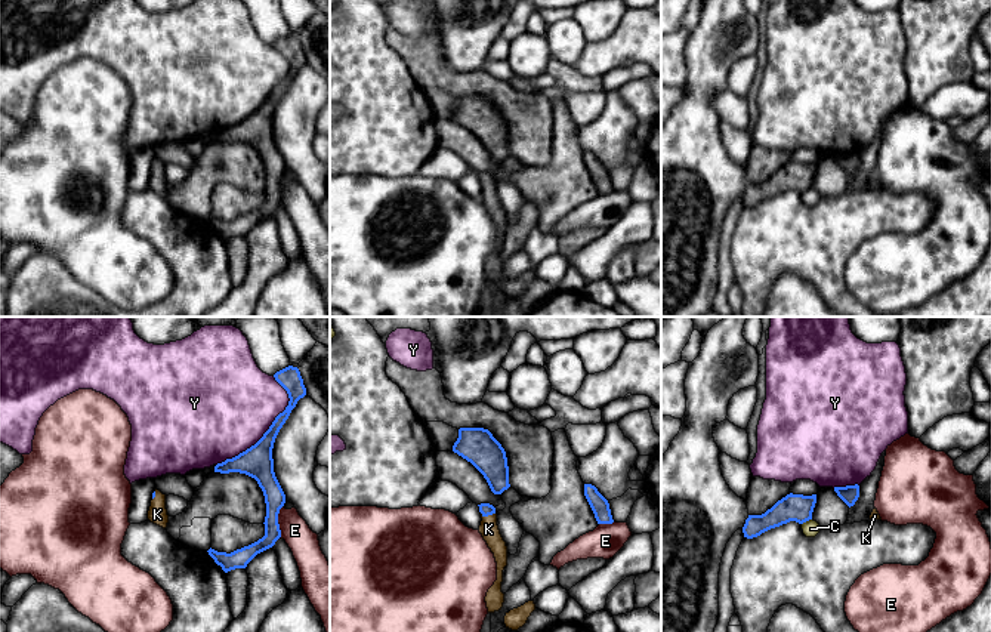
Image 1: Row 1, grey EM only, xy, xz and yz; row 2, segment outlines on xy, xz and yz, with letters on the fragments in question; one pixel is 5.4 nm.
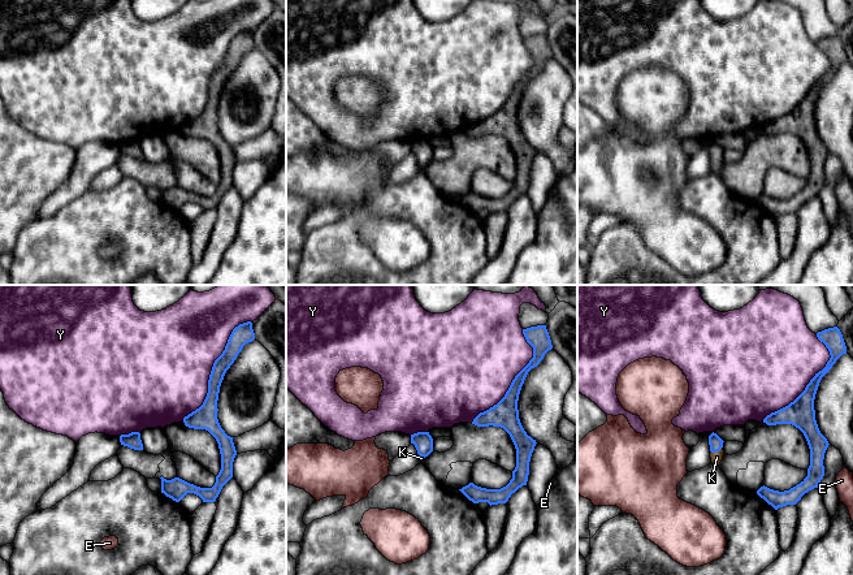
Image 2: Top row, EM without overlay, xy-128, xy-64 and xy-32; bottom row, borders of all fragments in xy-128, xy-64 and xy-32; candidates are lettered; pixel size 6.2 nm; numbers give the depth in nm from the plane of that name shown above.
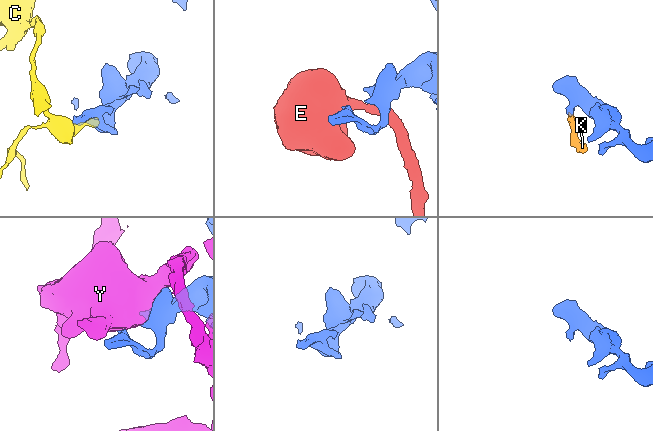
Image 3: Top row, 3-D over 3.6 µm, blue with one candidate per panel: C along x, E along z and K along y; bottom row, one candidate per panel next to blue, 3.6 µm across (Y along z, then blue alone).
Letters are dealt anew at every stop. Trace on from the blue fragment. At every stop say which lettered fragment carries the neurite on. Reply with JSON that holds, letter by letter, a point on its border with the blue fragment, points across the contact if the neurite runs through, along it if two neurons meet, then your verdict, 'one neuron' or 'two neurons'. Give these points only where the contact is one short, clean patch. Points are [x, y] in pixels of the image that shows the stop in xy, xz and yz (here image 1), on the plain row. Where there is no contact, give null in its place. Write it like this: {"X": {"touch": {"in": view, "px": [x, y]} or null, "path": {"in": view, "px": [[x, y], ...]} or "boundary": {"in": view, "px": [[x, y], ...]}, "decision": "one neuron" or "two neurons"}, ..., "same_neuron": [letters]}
{"C": {"touch": {"in": "yz", "px": [806, 188]}, "boundary": {"in": "yz", "px": [[811, 187], [802, 193]]}, "decision": "two neurons"}, "E": {"touch": {"in": "xy", "px": [277, 190]}, "boundary": {"in": "xy", "px": [[283, 173], [278, 182], [280, 204]]}, "decision": "two neurons"}, "K": {"touch": {"in": "xz", "px": [487, 184]}, "path": {"in": "xz", "px": [[485, 178], [487, 184], [488, 197]]}, "decision": "one neuron"}, "Y": {"touch": {"in": "xy", "px": [268, 98]}, "decision": "two neurons"}, "same_neuron": ["K"]}

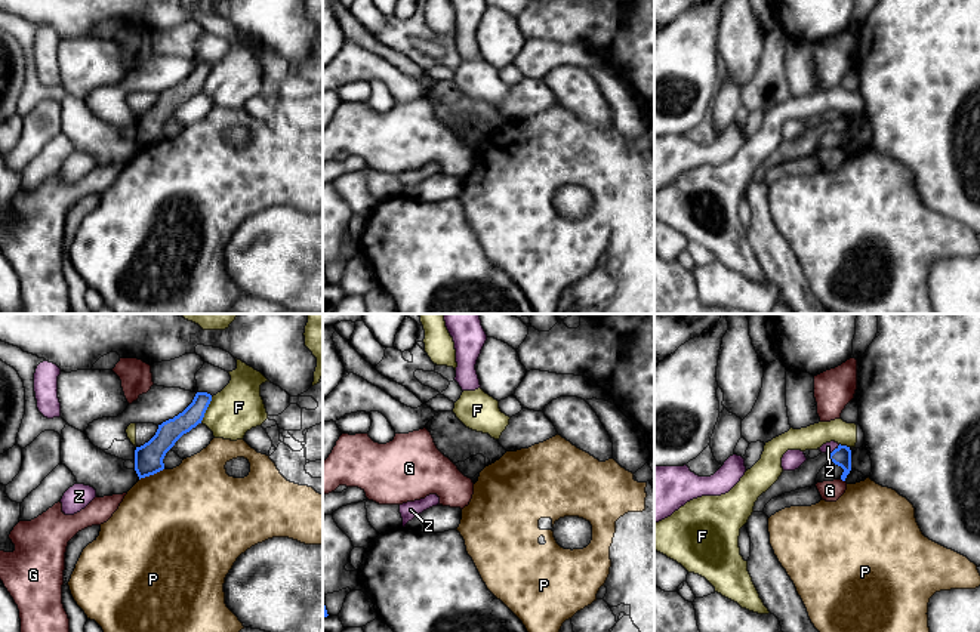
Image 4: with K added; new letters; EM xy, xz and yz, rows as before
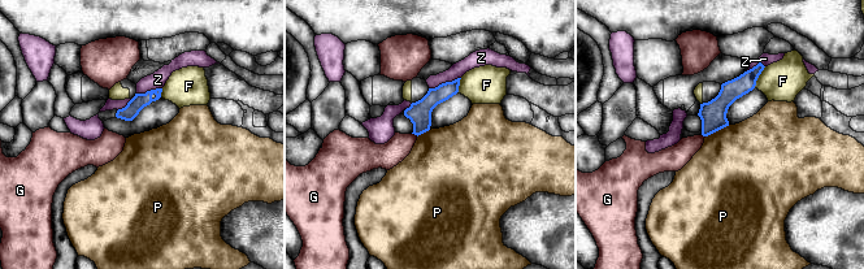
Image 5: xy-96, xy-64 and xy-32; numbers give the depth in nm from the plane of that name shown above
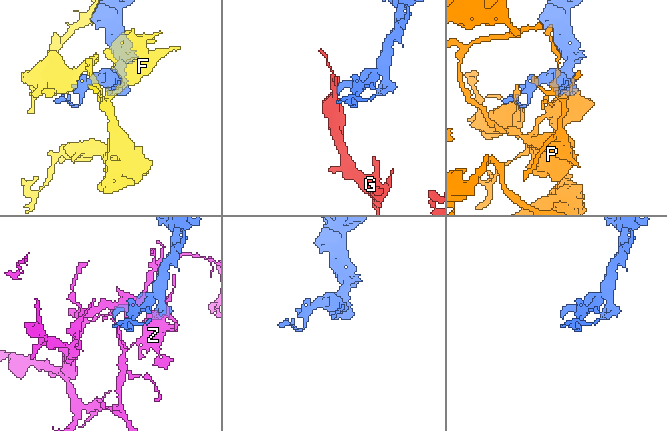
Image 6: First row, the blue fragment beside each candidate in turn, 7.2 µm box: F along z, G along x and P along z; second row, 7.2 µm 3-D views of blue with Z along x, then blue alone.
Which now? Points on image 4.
{"F": {"touch": {"in": "xy", "px": [206, 77]}, "decision": "two neurons"}, "G": {"touch": {"in": "yz", "px": [843, 148]}, "boundary": {"in": "yz", "px": [[841, 147], [844, 150]]}, "decision": "two neurons"}, "P": {"touch": {"in": "xy", "px": [151, 142]}, "decision": "two neurons"}, "Z": {"touch": {"in": "yz", "px": [835, 117]}, "decision": "two neurons"}, "same_neuron": []}

